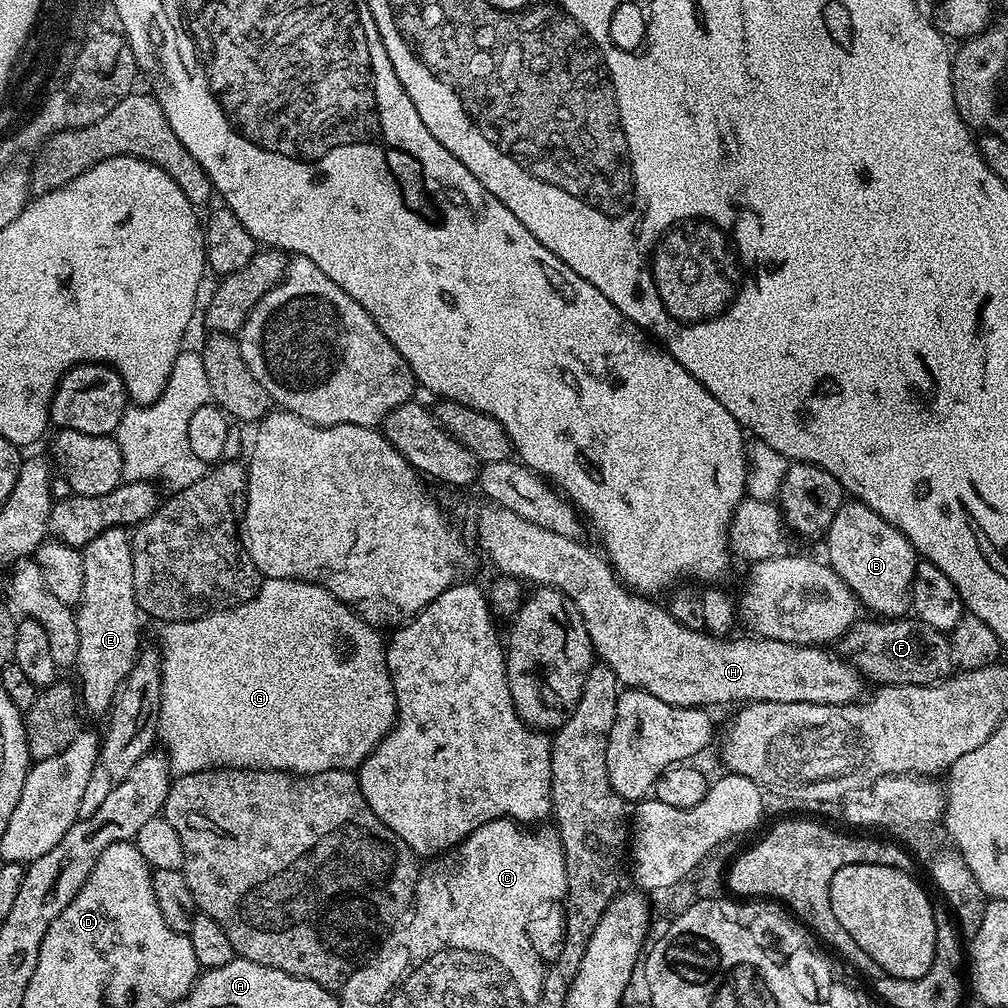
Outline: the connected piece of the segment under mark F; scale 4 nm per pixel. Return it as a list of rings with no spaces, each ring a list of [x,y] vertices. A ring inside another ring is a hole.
[[[861,618],[838,641],[839,655],[859,670],[865,681],[889,684],[938,684],[954,672],[952,641],[945,633],[915,618]]]

